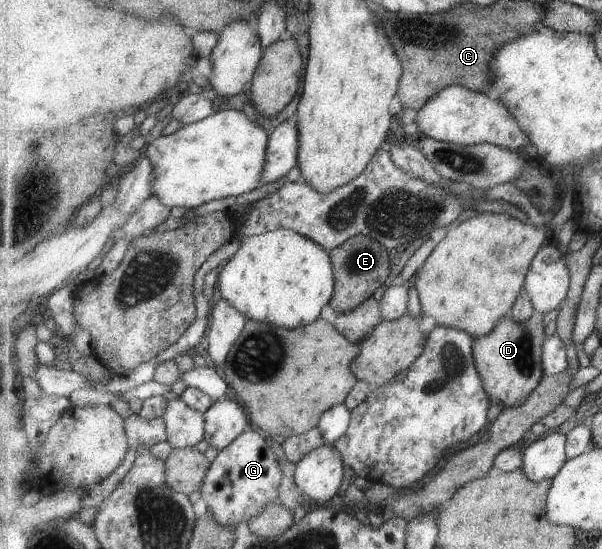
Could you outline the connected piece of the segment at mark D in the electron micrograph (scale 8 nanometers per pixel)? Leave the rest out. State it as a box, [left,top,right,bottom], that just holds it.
[474,311,549,408]

